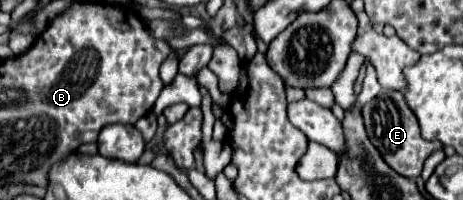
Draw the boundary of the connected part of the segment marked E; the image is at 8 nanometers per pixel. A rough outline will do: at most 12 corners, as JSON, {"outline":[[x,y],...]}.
{"outline":[[402,91],[362,107],[372,145],[400,175],[416,179],[442,149],[420,137]]}

